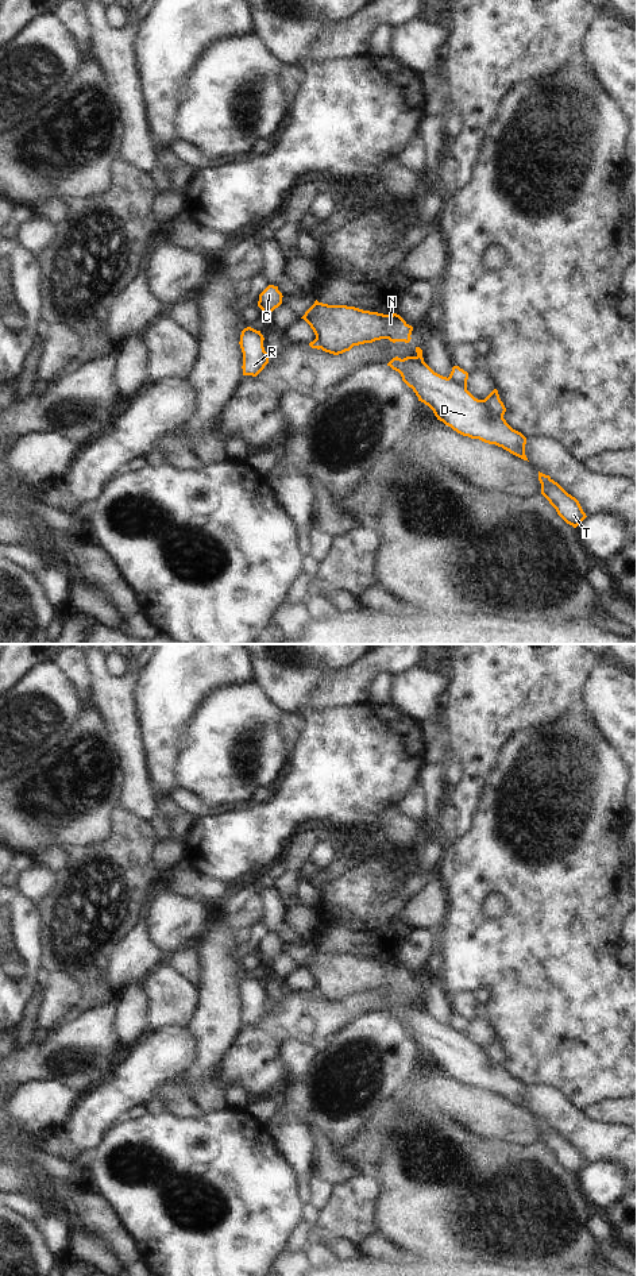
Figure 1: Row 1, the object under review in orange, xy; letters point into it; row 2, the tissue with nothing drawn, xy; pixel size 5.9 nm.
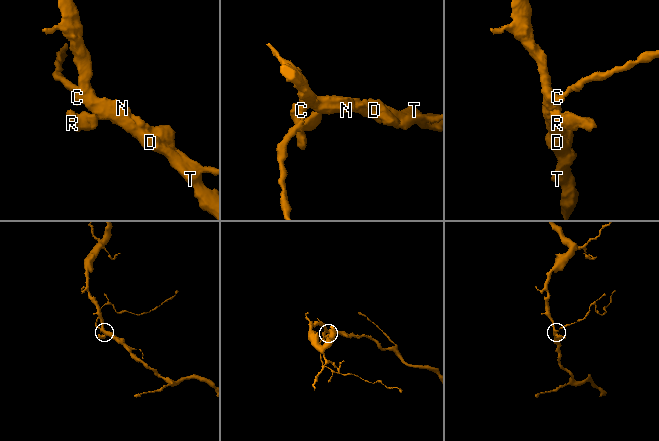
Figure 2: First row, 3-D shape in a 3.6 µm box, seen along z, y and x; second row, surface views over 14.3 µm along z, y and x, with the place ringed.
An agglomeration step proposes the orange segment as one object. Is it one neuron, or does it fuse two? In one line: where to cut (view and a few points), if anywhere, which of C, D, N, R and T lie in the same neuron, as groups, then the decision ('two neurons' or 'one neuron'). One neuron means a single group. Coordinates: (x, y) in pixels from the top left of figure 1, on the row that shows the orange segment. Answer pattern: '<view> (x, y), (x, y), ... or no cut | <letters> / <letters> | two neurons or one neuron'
xy (315, 339), (320, 347) | C D N T / R | two neurons

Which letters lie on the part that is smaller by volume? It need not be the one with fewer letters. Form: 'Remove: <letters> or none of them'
Remove: R

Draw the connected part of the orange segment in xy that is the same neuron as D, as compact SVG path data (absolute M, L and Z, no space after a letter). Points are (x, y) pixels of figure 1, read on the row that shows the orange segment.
M416 347L416 352L416 356L404 359L395 356L387 366L401 374L402 381L413 389L418 401L433 410L437 420L463 436L495 444L528 460L526 437L503 419L506 408L497 389L484 400L478 400L467 390L467 371L453 366L449 377L443 377L424 362L420 347Z

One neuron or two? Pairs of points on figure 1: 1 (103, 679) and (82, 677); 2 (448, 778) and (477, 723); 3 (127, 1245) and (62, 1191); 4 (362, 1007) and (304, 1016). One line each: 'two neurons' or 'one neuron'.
1: two neurons
2: two neurons
3: one neuron
4: one neuron

